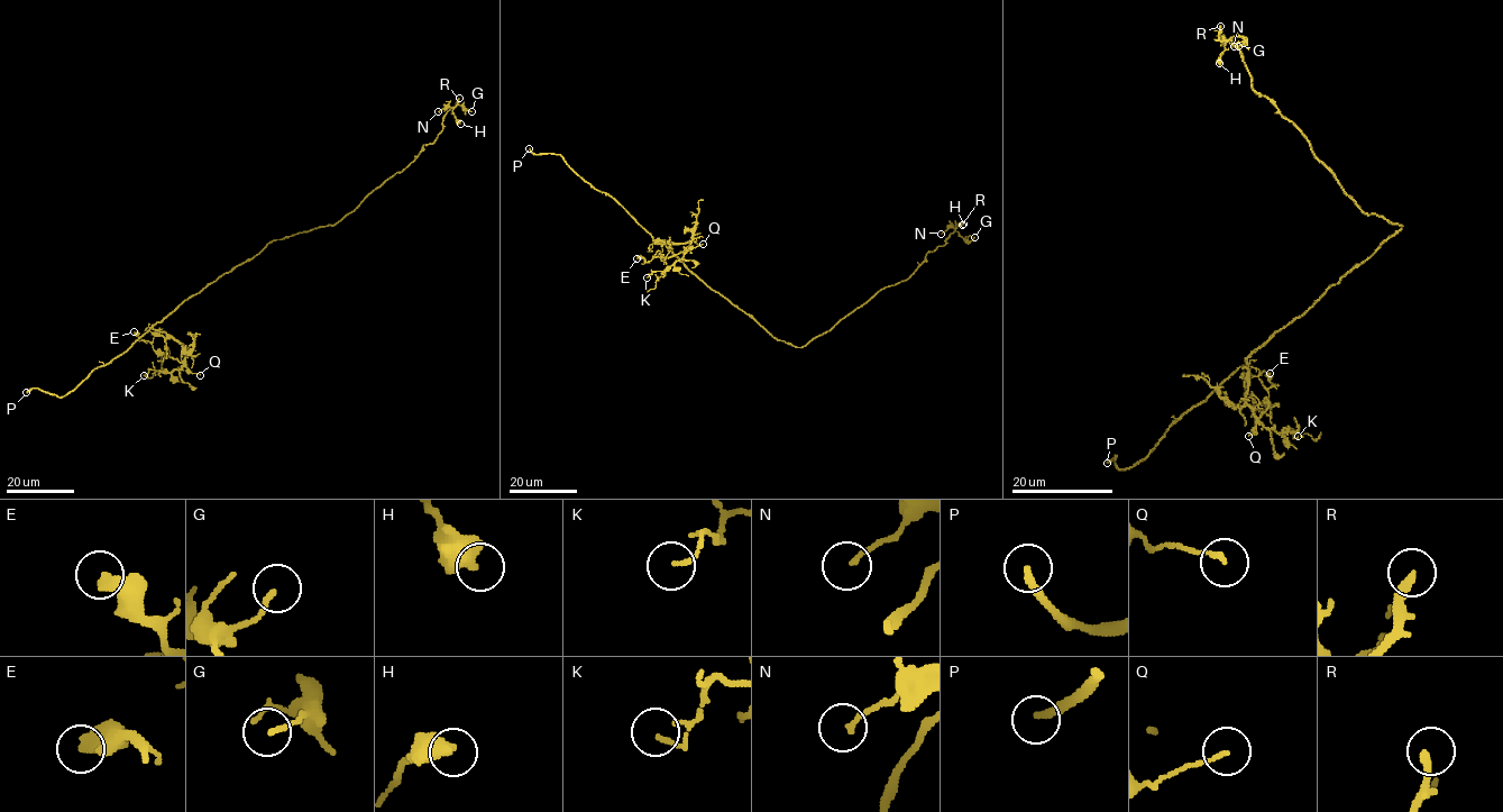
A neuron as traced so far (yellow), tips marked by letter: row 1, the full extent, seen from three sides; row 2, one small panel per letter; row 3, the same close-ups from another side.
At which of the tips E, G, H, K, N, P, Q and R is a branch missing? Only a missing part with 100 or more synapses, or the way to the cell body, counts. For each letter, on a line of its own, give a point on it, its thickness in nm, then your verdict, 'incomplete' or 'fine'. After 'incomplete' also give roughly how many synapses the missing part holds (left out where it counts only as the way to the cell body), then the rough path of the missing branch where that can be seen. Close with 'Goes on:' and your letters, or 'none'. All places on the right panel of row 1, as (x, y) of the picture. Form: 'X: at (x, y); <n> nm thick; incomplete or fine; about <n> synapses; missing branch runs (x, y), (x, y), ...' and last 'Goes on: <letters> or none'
E: at (1270, 373); 550 nm thick; fine
G: at (1238, 46); 140 nm thick; fine
H: at (1219, 63); 600 nm thick; fine
K: at (1298, 436); 130 nm thick; fine
N: at (1234, 46); 140 nm thick; fine
P: at (1107, 463); 240 nm thick; incomplete
Q: at (1248, 436); 130 nm thick; fine
R: at (1220, 26); 240 nm thick; incomplete; about 110 synapses; missing branch runs (1220, 26), (1216, 7), (1228, 11), (1220, 29)
Goes on: P, R

